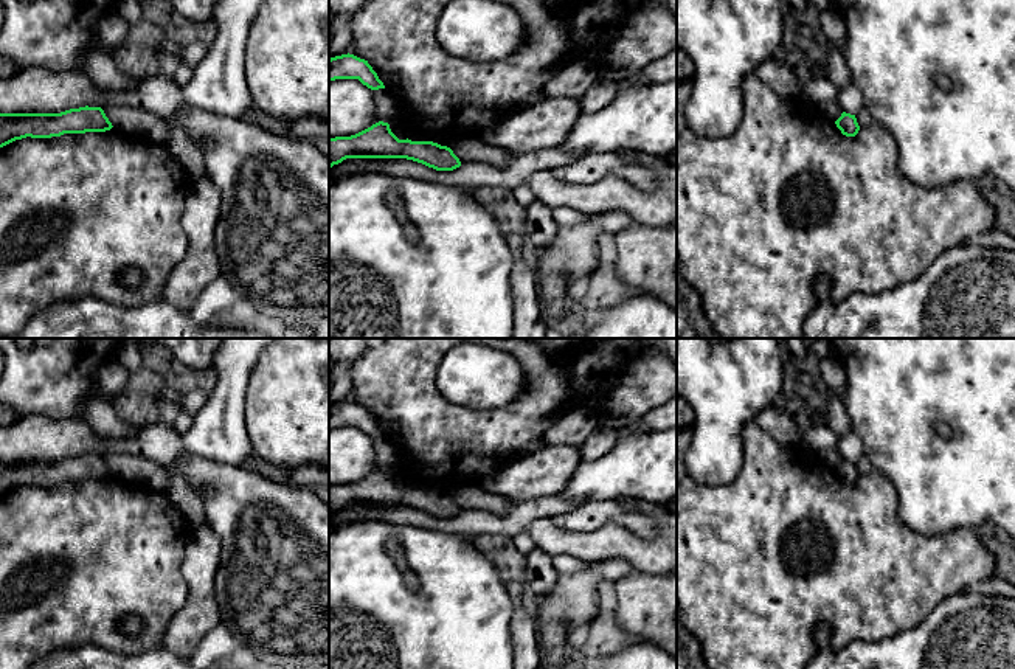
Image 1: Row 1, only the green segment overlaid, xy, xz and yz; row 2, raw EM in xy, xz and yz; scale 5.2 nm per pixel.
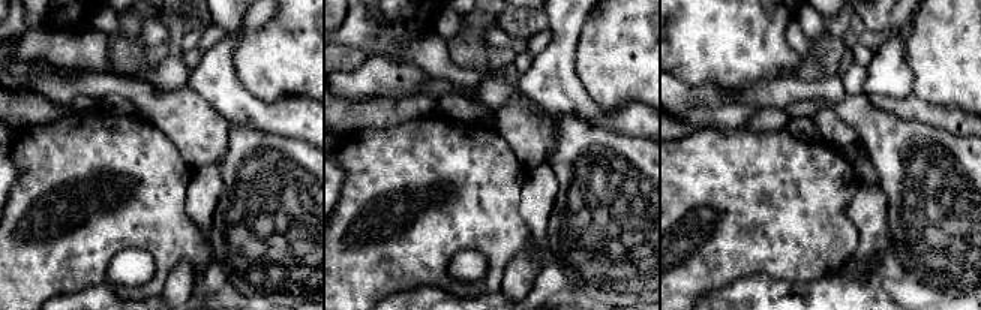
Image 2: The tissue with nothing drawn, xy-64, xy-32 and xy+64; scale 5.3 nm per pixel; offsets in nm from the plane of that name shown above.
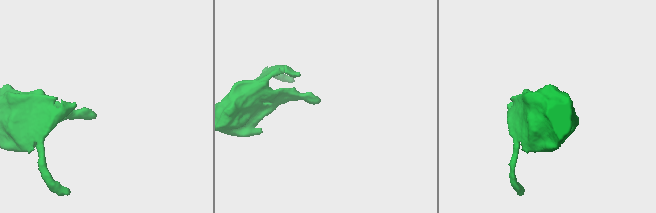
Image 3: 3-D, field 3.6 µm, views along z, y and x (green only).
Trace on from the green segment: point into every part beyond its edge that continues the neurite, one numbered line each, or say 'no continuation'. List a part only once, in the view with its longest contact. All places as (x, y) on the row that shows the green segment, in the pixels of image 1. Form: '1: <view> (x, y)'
no continuation

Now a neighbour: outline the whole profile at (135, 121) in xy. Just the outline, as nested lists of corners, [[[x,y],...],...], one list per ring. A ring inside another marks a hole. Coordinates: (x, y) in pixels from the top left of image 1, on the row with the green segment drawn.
[[[109,106],[102,110],[115,129],[168,146],[169,132],[161,116],[129,106]]]

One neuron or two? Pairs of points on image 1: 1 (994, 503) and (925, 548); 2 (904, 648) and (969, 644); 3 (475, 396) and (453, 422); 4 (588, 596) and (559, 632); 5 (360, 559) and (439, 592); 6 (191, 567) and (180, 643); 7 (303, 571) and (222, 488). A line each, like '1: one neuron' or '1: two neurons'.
1: two neurons
2: one neuron
3: two neurons
4: one neuron
5: one neuron
6: one neuron
7: one neuron

